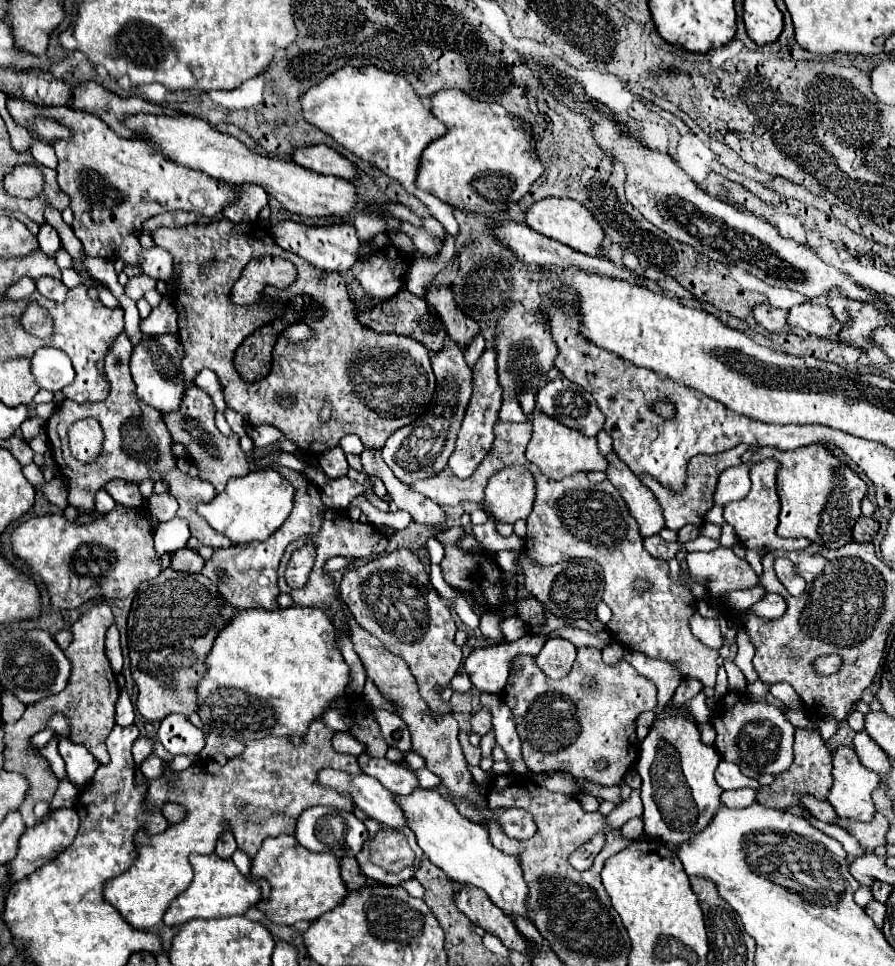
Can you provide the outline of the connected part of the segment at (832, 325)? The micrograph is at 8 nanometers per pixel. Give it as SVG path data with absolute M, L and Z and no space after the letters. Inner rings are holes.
M803 303L789 309L787 323L797 329L805 329L809 335L819 335L833 339L841 331L841 323L833 317L833 311L827 305Z

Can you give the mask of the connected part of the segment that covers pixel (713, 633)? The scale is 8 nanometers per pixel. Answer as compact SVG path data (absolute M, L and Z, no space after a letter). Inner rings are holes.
M699 613L691 617L691 631L703 641L703 645L719 651L723 647L723 635L719 631L719 621L715 619L703 619ZM715 623L715 625L713 625Z

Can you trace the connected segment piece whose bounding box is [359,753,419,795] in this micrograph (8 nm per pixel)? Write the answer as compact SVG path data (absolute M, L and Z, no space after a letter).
M369 755L359 757L361 769L375 777L383 787L387 787L395 795L409 795L419 787L419 779L411 769L405 769L399 763L391 763L387 759L377 759Z

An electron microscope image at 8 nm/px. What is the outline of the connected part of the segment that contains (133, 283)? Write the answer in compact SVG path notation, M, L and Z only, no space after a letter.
M135 275L129 279L129 283L125 285L125 295L133 301L141 299L149 289L155 289L155 279L147 277L147 275Z

